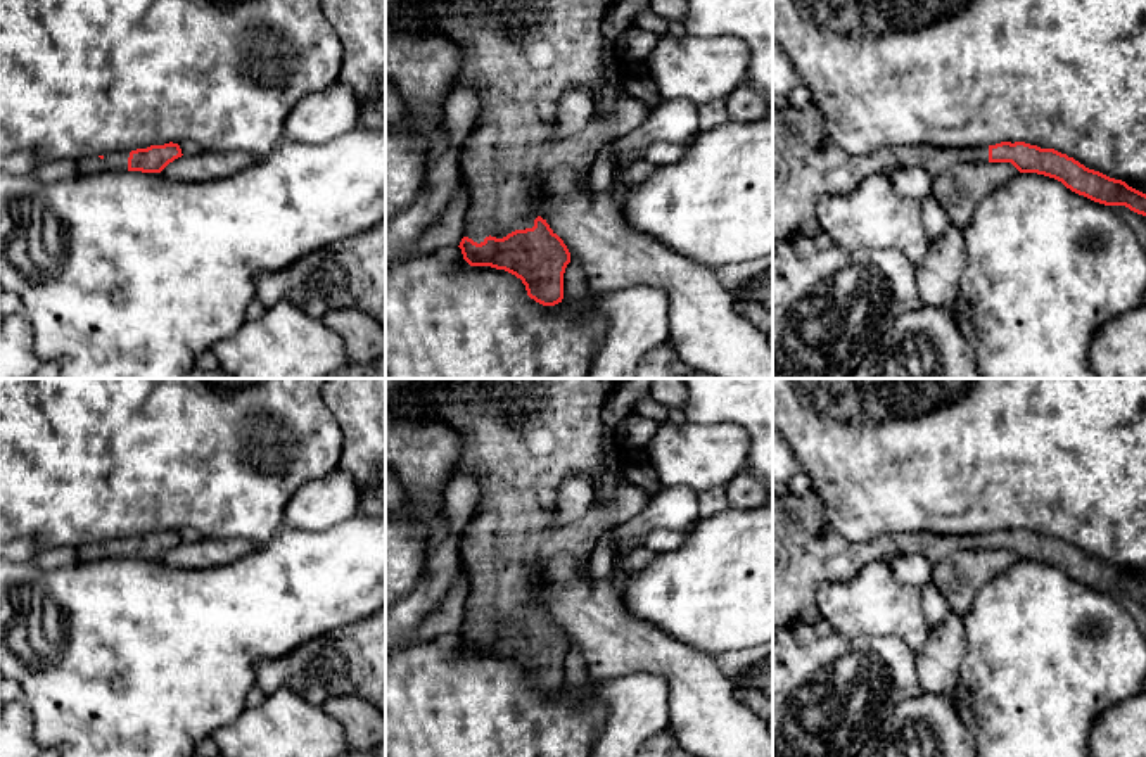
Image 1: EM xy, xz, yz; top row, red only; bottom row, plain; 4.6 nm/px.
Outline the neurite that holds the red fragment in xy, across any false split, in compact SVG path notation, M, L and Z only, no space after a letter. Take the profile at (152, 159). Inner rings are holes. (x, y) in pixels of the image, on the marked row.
M178 143L150 145L131 152L112 152L105 156L88 156L76 162L78 175L93 175L105 171L142 171L161 173L169 162L181 157Z

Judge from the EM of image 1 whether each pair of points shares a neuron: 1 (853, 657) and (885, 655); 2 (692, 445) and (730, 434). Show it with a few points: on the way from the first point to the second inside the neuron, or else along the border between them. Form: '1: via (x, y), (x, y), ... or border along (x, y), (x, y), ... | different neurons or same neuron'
1: via (861, 657), (877, 657) | same neuron
2: via (700, 445), (721, 443) | same neuron

